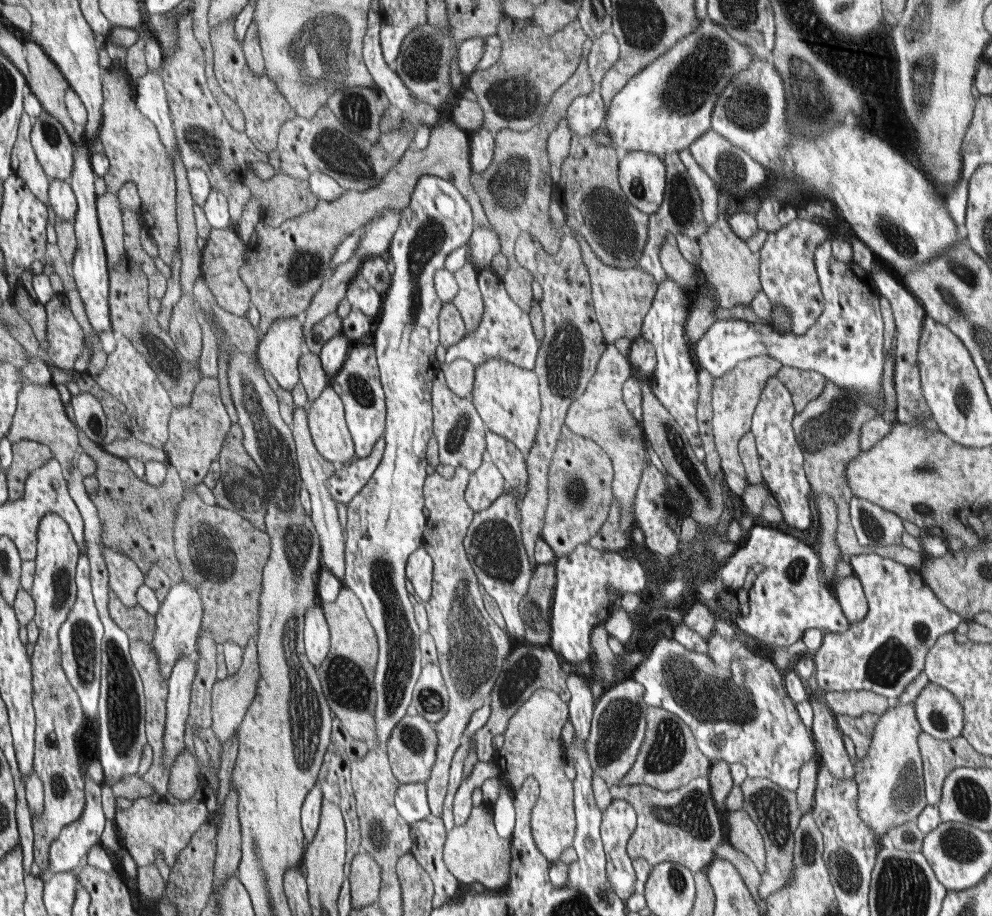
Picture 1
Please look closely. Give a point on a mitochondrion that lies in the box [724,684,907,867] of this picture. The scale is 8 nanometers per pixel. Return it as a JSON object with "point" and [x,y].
{"point":[770,807]}

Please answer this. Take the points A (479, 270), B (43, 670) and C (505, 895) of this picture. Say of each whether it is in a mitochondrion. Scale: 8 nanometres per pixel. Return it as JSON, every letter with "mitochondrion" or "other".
{"A":"other","B":"other","C":"other"}

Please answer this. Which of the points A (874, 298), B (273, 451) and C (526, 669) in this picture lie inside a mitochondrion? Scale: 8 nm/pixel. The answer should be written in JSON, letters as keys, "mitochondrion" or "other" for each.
{"A":"other","B":"mitochondrion","C":"mitochondrion"}

